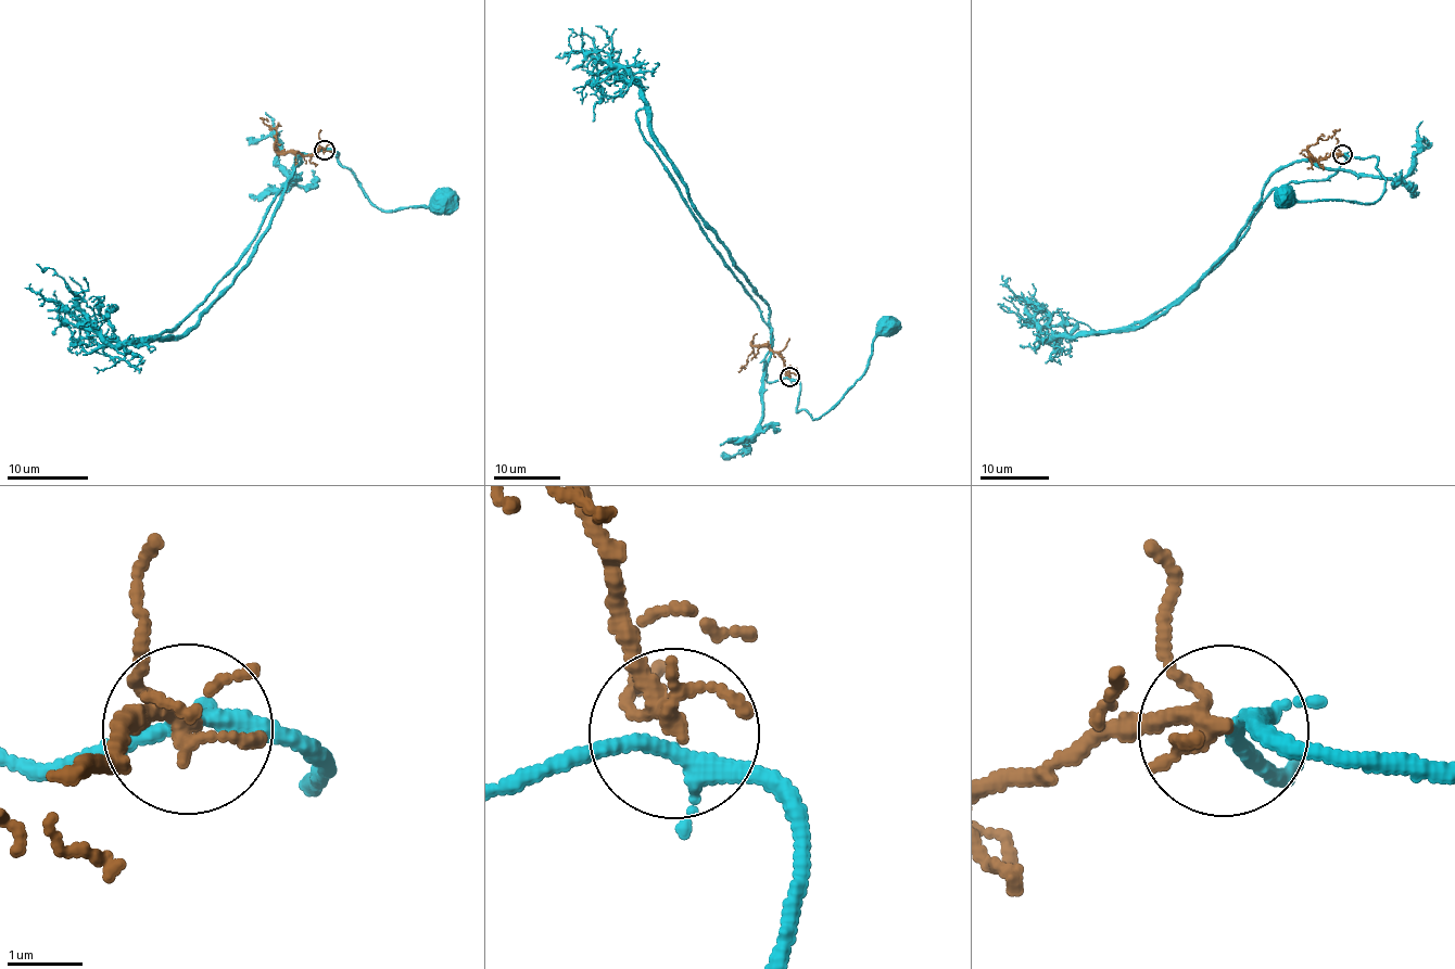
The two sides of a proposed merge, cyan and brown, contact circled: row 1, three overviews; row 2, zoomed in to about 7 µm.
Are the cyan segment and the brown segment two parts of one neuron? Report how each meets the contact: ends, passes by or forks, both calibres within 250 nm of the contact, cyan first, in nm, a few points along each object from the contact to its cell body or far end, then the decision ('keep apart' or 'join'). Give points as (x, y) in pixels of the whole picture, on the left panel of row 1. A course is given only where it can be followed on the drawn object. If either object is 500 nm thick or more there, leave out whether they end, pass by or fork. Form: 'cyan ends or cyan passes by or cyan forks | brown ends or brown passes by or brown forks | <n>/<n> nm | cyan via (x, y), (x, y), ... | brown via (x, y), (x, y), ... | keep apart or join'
cyan forks | brown forks | 180/170 nm | cyan via (325, 150), (338, 154), (382, 209), (435, 207), (442, 203) | brown via (325, 150), (308, 154), (279, 152), (276, 130), (270, 130), (260, 117) | keep apart

